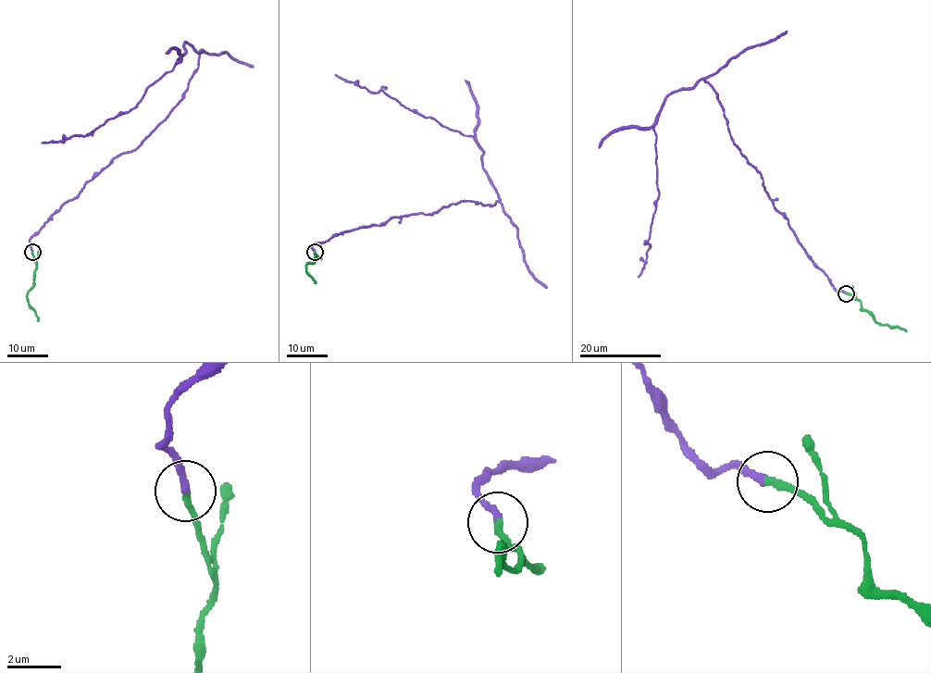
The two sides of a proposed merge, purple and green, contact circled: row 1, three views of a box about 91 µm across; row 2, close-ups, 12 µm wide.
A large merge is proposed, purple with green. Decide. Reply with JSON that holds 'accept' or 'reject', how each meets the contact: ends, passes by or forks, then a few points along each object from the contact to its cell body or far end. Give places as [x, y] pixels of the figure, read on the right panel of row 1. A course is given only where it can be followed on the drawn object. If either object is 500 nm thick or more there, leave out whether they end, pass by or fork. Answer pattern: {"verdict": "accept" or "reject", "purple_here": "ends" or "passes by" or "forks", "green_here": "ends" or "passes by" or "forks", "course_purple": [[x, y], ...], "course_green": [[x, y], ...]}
{"verdict": "accept", "purple_here": "ends", "green_here": "ends", "course_purple": [[846, 292], [775, 206], [702, 80], [670, 93], [653, 129], [659, 194], [638, 277]], "course_green": [[846, 292], [859, 301], [861, 306], [877, 323], [907, 331]]}

